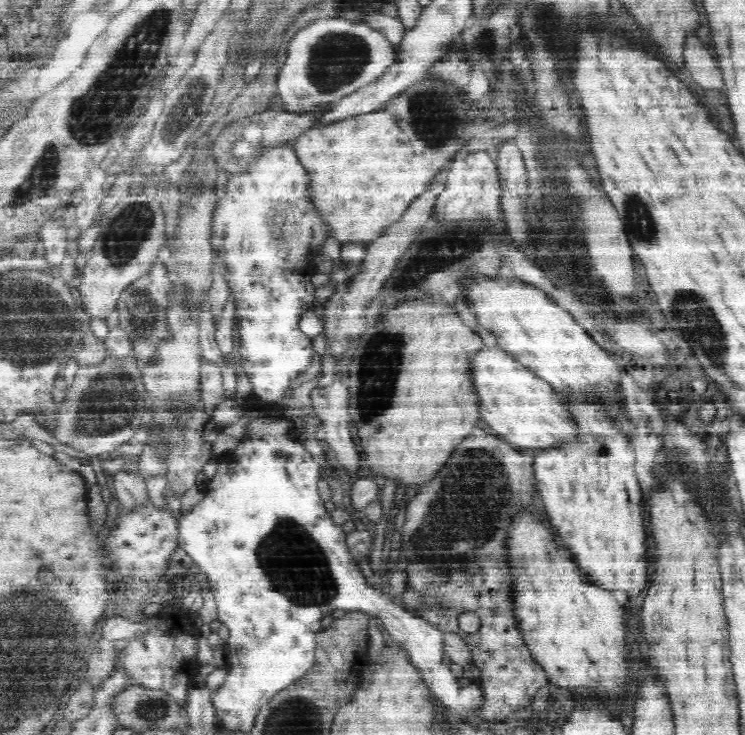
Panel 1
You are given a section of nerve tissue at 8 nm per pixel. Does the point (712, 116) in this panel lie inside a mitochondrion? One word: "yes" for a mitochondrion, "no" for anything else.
no

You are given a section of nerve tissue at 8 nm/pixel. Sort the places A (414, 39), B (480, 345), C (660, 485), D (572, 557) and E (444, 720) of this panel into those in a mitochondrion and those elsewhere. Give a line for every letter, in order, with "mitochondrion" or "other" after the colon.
A: other
B: other
C: other
D: other
E: other

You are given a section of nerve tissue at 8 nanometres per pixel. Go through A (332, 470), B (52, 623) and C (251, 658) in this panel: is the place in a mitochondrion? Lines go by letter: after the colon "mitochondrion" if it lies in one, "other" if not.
A: other
B: mitochondrion
C: other

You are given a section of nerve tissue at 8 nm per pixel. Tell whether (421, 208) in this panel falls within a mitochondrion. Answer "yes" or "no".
no

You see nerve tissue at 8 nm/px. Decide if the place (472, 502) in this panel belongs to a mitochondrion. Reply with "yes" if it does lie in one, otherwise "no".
yes

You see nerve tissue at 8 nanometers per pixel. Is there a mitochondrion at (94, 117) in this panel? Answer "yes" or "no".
yes

